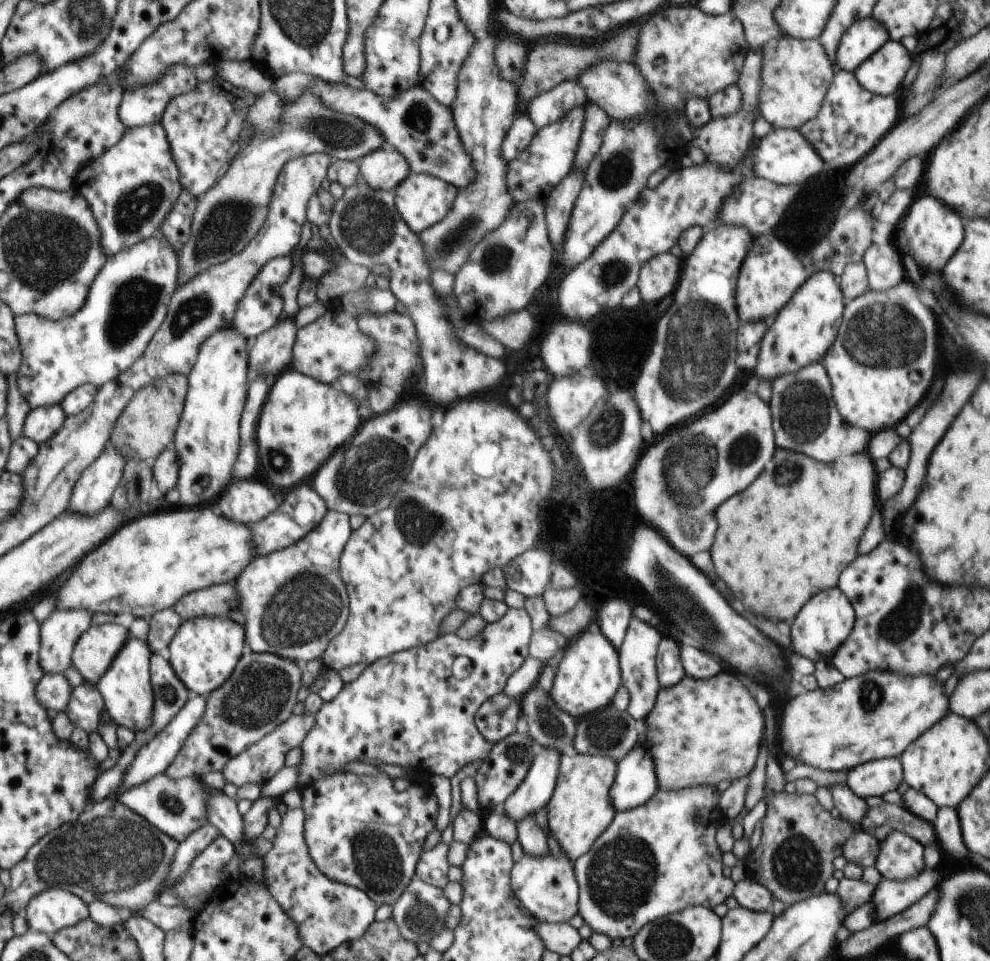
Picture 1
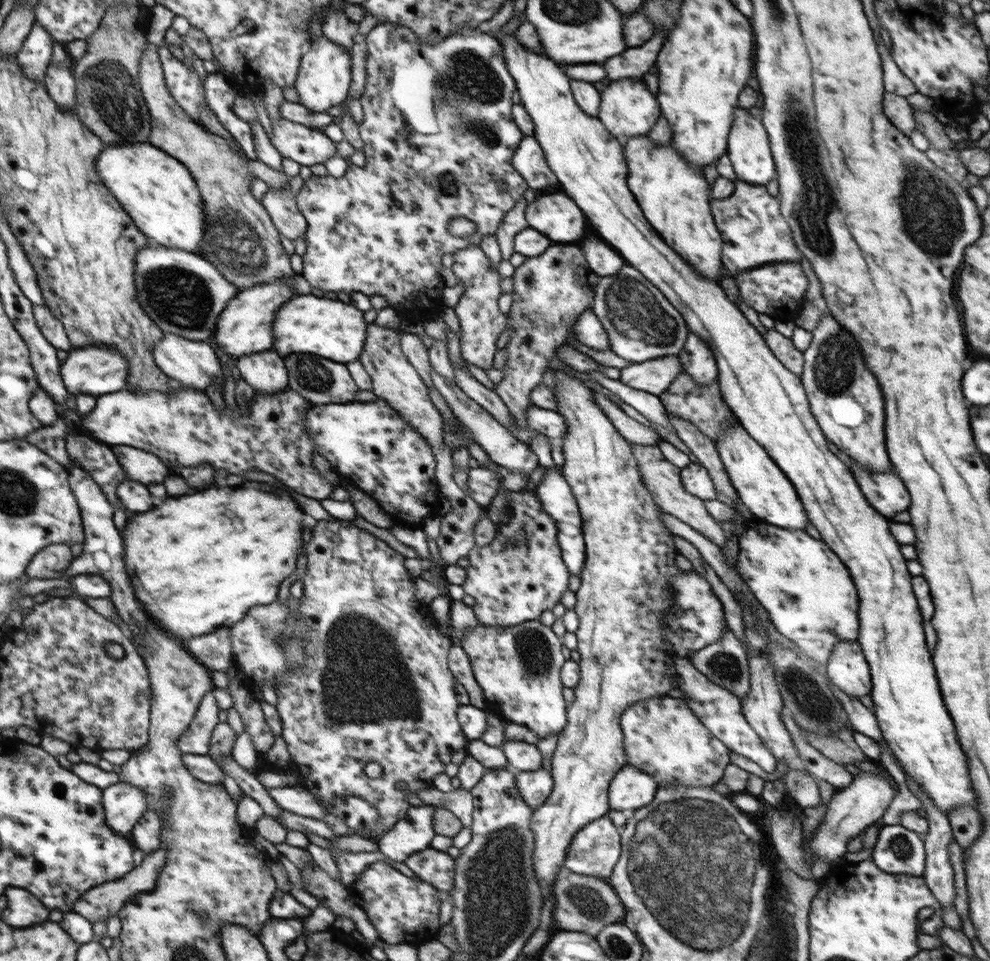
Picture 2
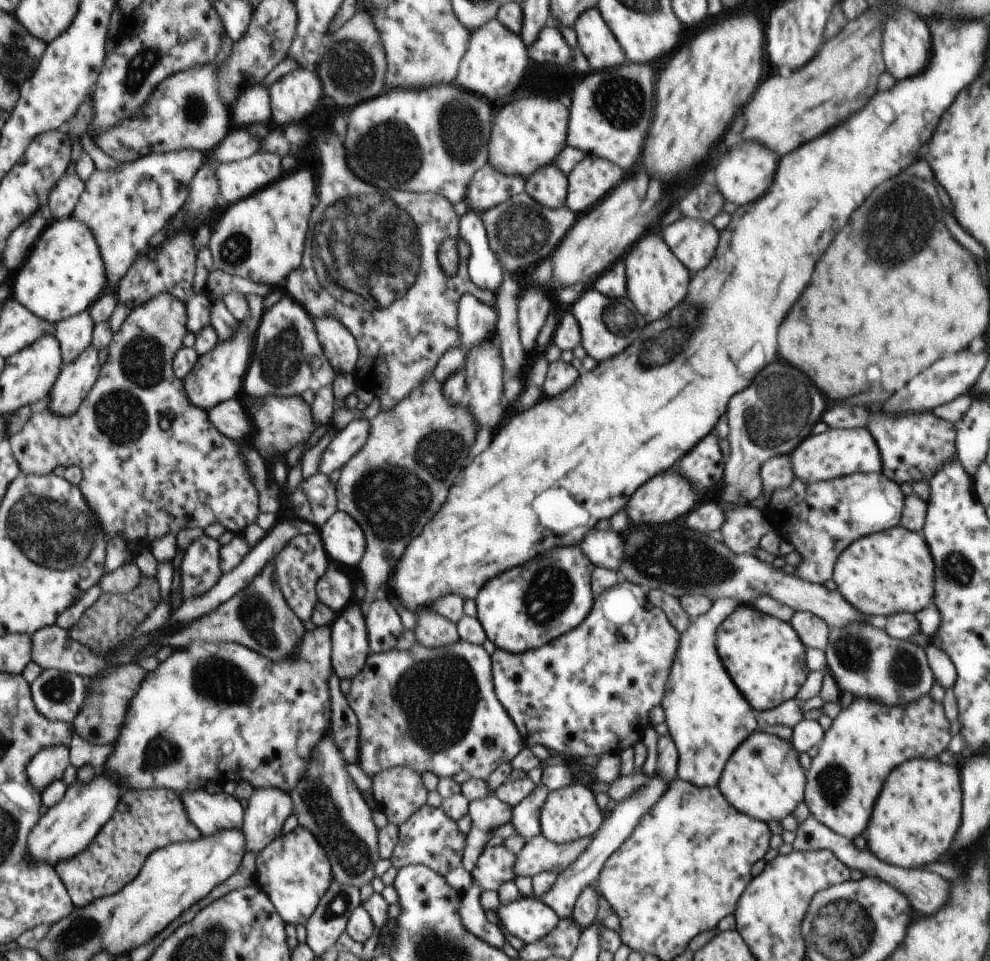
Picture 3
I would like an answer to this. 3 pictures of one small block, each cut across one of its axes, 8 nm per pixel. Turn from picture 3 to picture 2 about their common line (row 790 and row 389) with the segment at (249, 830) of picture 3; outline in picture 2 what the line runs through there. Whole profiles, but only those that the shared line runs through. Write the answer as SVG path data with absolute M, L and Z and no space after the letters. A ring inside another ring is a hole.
M269 349L241 356L235 363L241 378L250 384L255 392L272 394L289 386L289 376L282 358L276 351Z

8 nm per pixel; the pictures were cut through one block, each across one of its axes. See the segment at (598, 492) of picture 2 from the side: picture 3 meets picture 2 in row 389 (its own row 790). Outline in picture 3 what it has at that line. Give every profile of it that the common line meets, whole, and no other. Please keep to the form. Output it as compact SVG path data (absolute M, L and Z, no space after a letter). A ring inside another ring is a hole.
M574 782L570 786L550 791L540 810L541 833L548 840L558 844L574 842L581 838L592 837L602 826L603 814L596 802L596 790Z

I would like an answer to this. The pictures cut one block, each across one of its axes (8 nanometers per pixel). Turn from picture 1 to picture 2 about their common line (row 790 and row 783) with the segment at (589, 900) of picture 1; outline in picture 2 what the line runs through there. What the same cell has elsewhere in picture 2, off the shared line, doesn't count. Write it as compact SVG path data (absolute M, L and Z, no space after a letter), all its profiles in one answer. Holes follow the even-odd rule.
M667 694L648 698L628 706L620 717L623 730L625 764L635 766L648 776L651 776L656 784L675 784L679 782L686 787L713 786L723 778L725 768L730 764L730 749L724 746L709 730L698 720L691 708L682 699L669 697Z

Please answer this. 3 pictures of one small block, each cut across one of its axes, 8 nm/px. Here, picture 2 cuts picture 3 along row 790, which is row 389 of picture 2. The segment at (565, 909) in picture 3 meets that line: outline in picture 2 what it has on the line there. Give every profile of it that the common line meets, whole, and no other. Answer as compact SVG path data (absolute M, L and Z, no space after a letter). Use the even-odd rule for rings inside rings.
M662 356L646 362L630 363L621 369L619 381L630 388L659 396L680 371L682 366L678 356Z

